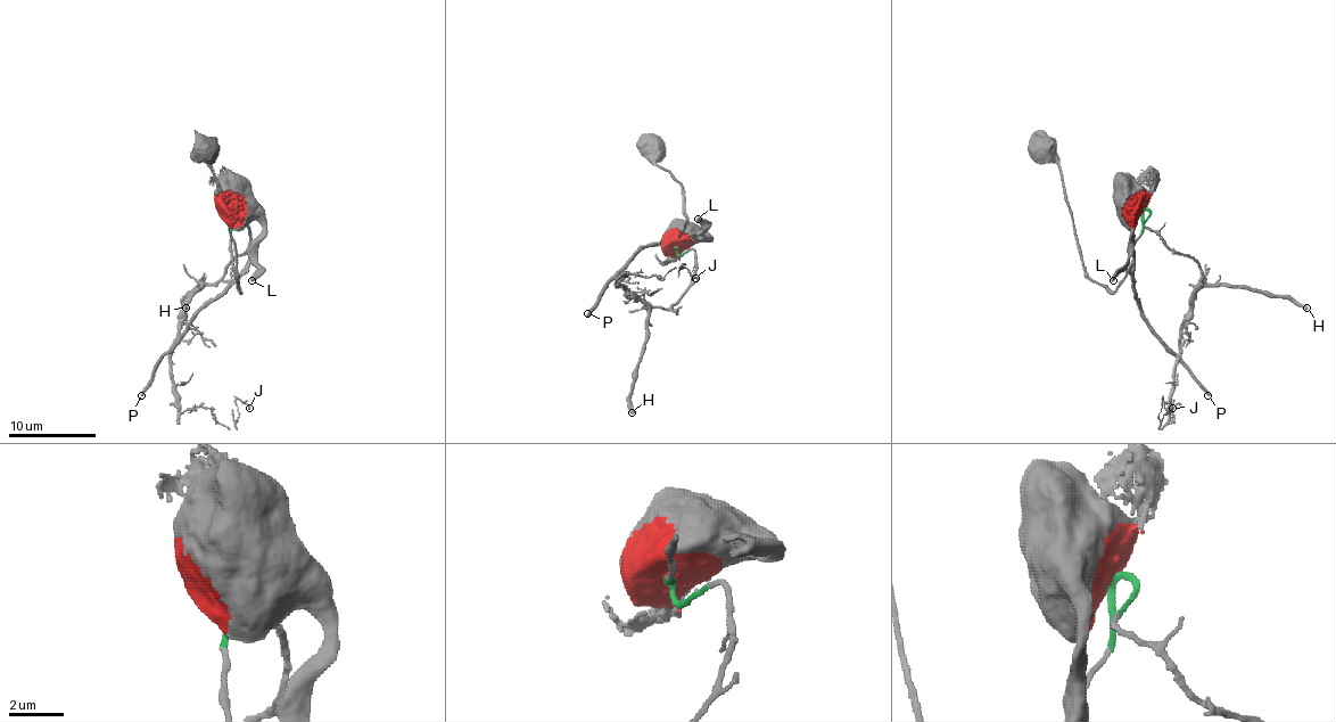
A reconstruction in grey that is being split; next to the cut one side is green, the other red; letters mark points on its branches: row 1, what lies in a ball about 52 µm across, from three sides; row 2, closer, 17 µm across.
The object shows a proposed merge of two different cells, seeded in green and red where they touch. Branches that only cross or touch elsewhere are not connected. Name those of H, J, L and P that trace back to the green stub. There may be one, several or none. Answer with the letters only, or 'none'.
H, J

